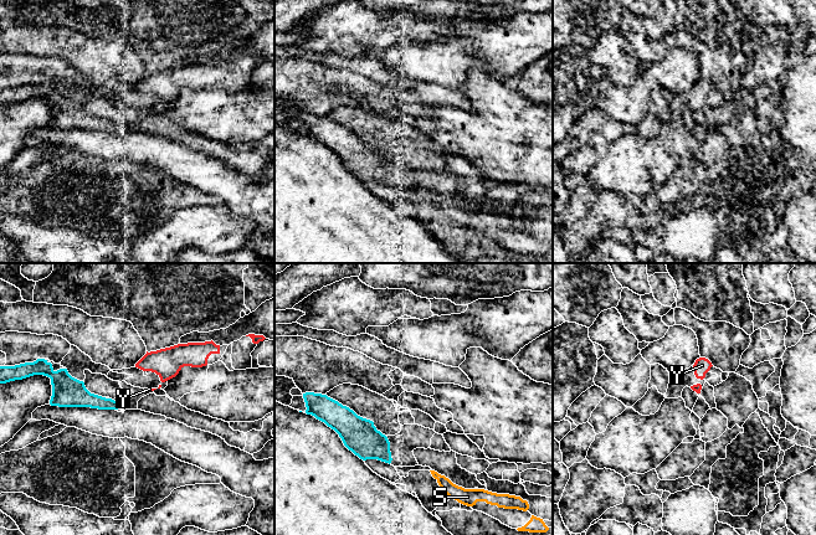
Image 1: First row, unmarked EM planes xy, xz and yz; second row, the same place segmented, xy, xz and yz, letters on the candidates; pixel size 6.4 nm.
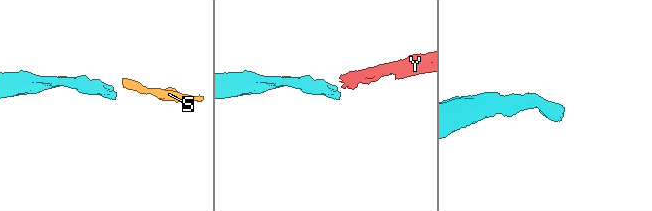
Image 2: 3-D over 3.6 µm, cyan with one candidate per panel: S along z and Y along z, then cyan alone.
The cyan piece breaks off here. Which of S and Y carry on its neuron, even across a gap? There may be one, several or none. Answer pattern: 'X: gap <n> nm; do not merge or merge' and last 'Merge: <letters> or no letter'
S: gap 260 nm; do not merge
Y: gap 220 nm; do not merge
Merge: no letter

